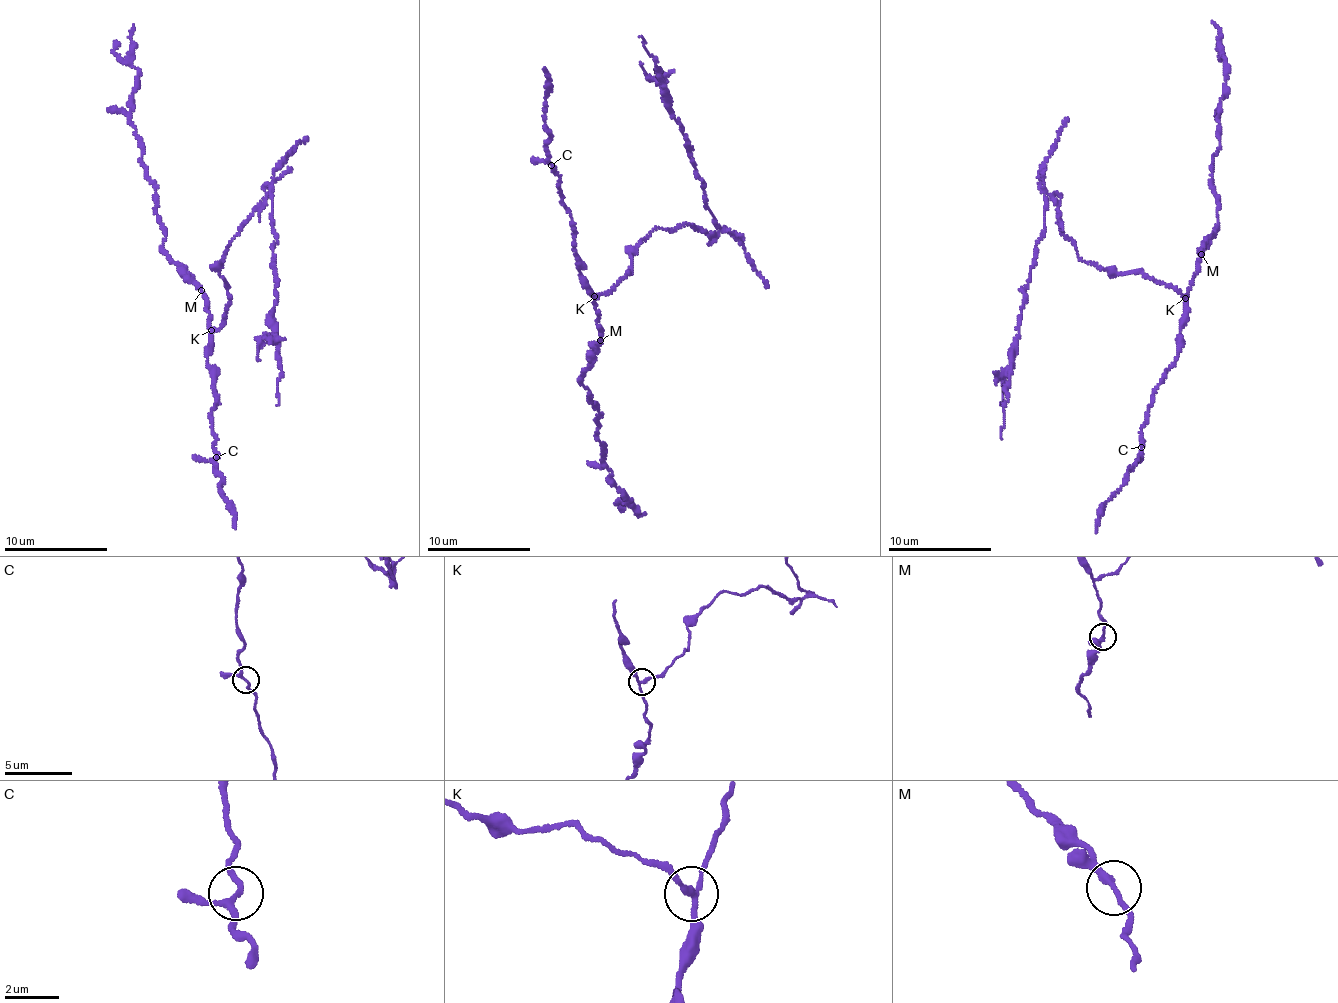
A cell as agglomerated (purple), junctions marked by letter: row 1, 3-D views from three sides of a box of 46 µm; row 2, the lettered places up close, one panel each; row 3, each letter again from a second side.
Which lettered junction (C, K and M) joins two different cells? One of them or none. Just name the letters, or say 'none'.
K

